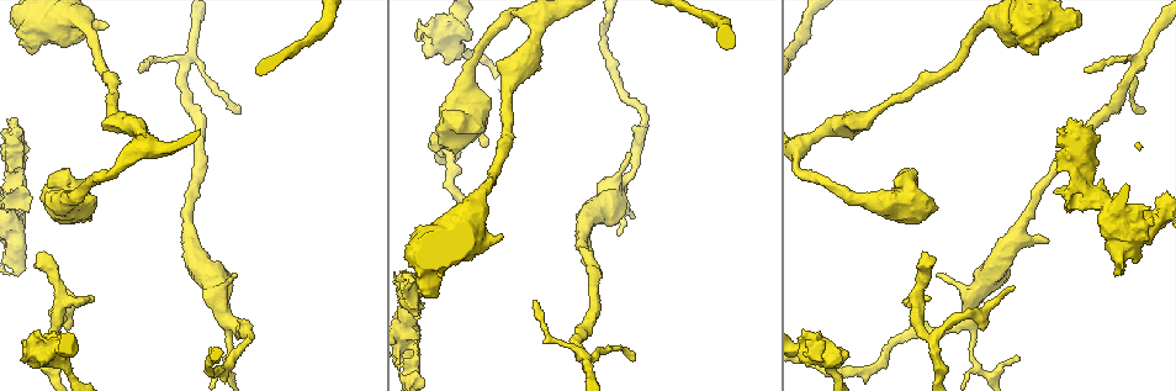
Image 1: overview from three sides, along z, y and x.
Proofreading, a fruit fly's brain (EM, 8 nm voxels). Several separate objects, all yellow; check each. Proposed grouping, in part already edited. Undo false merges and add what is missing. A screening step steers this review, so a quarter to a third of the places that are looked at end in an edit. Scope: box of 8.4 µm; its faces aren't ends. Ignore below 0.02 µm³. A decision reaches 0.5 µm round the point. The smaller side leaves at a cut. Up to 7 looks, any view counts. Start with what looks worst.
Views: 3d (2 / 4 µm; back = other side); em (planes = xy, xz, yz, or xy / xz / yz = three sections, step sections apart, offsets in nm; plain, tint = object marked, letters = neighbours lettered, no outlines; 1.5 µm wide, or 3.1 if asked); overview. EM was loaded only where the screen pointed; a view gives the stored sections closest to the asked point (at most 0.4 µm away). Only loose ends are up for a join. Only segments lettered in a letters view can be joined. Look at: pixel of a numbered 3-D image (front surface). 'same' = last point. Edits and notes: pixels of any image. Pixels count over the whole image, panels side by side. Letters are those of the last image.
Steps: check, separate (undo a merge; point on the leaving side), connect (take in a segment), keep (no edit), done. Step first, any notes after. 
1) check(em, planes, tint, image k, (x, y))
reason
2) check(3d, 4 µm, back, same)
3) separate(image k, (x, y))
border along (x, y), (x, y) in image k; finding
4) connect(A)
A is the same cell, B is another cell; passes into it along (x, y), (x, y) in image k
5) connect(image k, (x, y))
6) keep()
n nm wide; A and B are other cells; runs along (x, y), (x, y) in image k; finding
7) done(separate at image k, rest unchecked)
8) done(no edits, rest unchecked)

check(em, yz, step 4, letters, image 1, (1014, 288))
thin end

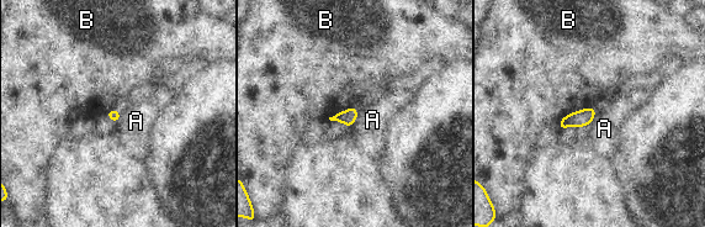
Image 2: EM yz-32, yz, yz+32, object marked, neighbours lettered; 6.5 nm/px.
check(em, planes, letters, same)

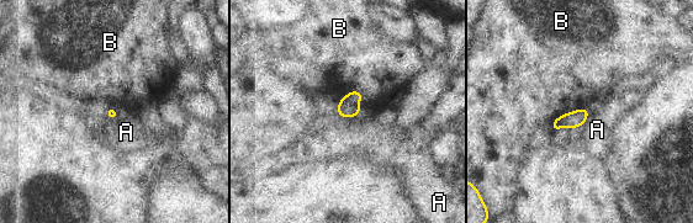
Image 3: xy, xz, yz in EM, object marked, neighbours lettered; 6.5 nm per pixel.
keep()
A and B are other cells; no lettered segment goes on from it

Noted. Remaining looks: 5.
check(3d, 2 µm, back, image 1, (925, 253))
free end

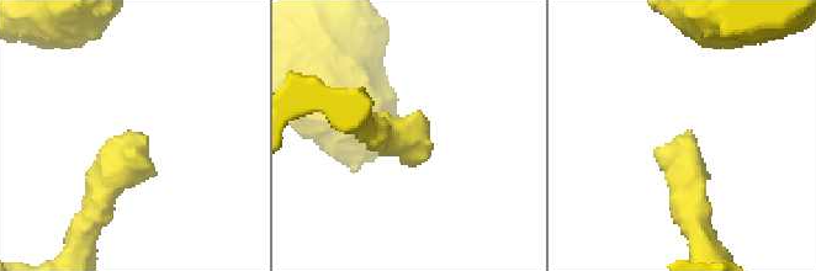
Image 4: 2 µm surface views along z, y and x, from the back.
check(em, yz, step 4, letters, image 4, (416, 131))

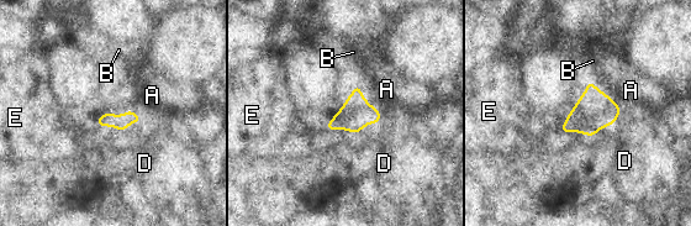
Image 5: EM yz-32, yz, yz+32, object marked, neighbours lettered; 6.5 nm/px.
check(em, xy, step 8, letters, same)
cut it another way

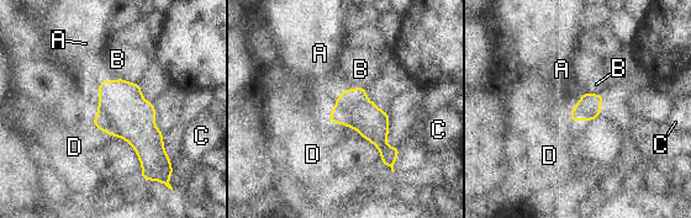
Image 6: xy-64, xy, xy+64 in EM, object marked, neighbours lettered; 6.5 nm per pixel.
keep()
240 nm wide; A, B, C and D are other cells; border along (91, 123), (99, 128) in image 6; none of them fits

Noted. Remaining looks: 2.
check(em, xy, step 4, letters, image 1, (1142, 107))
thin end

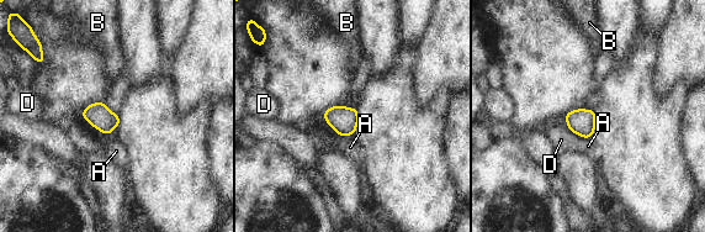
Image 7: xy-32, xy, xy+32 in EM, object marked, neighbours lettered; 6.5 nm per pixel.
check(em, planes, letters, same)
cut it another way

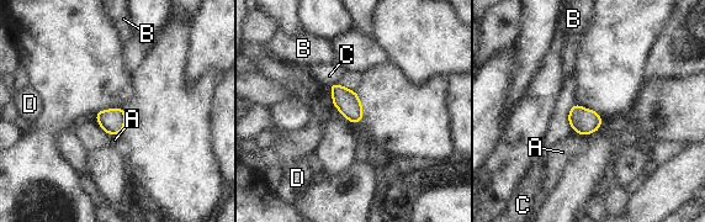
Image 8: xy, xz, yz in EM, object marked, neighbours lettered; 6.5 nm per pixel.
keep()
A, B, C and D are other cells; none of them fits

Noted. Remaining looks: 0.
done(no edits, rest unchecked)

